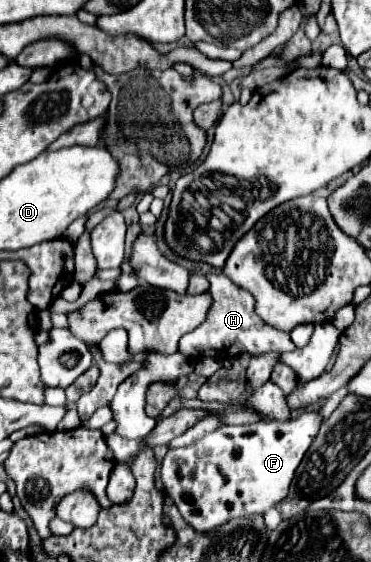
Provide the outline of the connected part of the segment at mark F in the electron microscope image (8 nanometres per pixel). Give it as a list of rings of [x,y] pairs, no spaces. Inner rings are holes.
[[[302,412],[288,422],[224,426],[188,448],[174,448],[160,466],[164,492],[172,496],[184,520],[200,532],[208,532],[230,518],[264,514],[288,494],[294,472],[322,422],[320,412]]]

